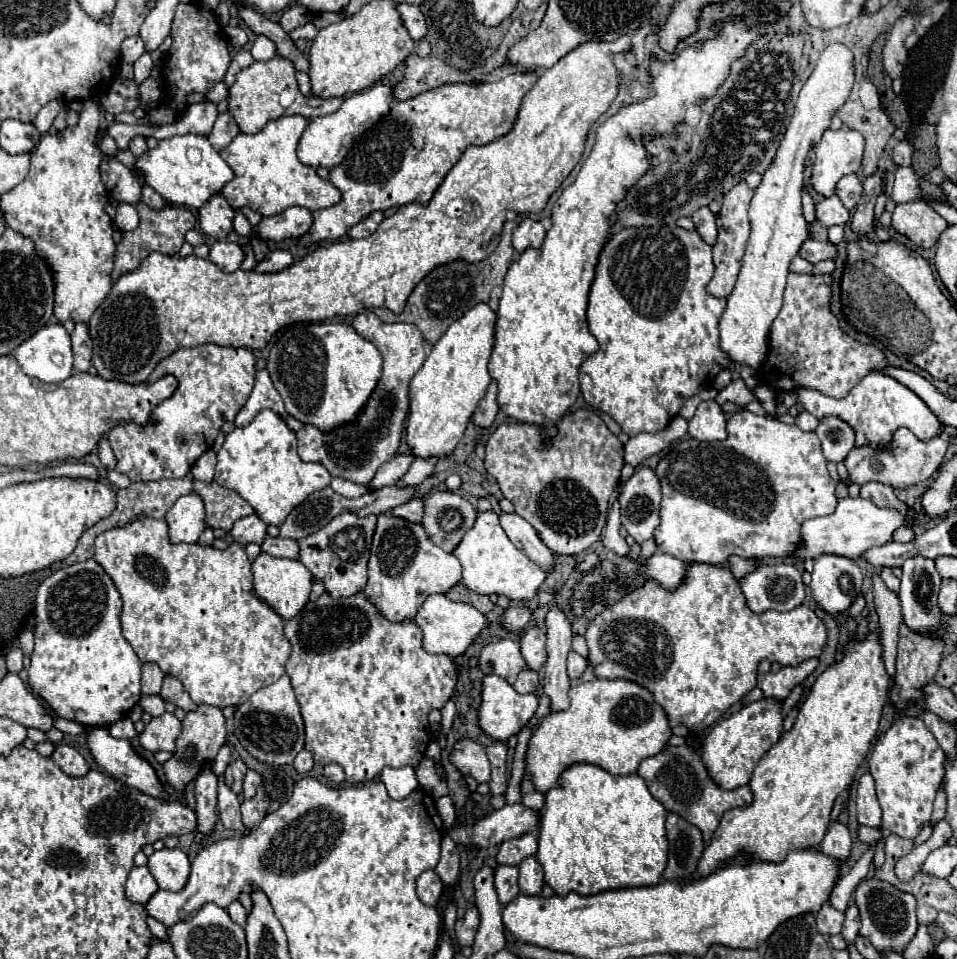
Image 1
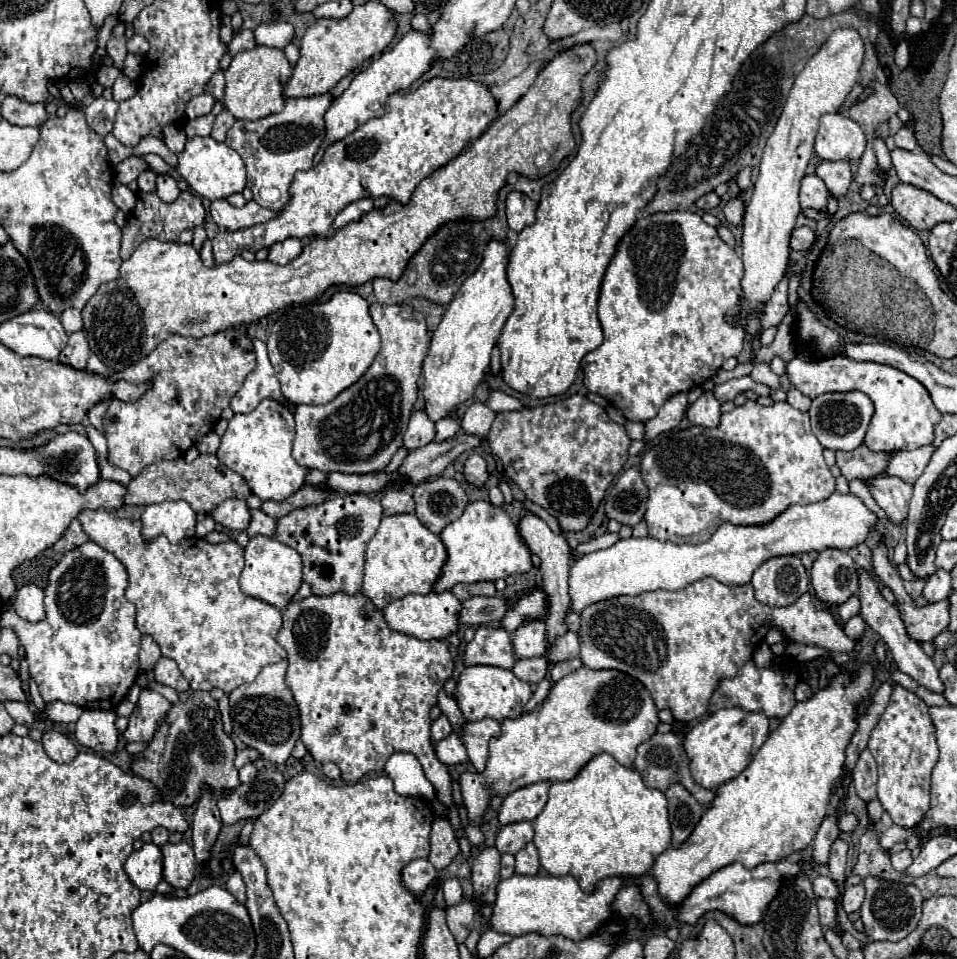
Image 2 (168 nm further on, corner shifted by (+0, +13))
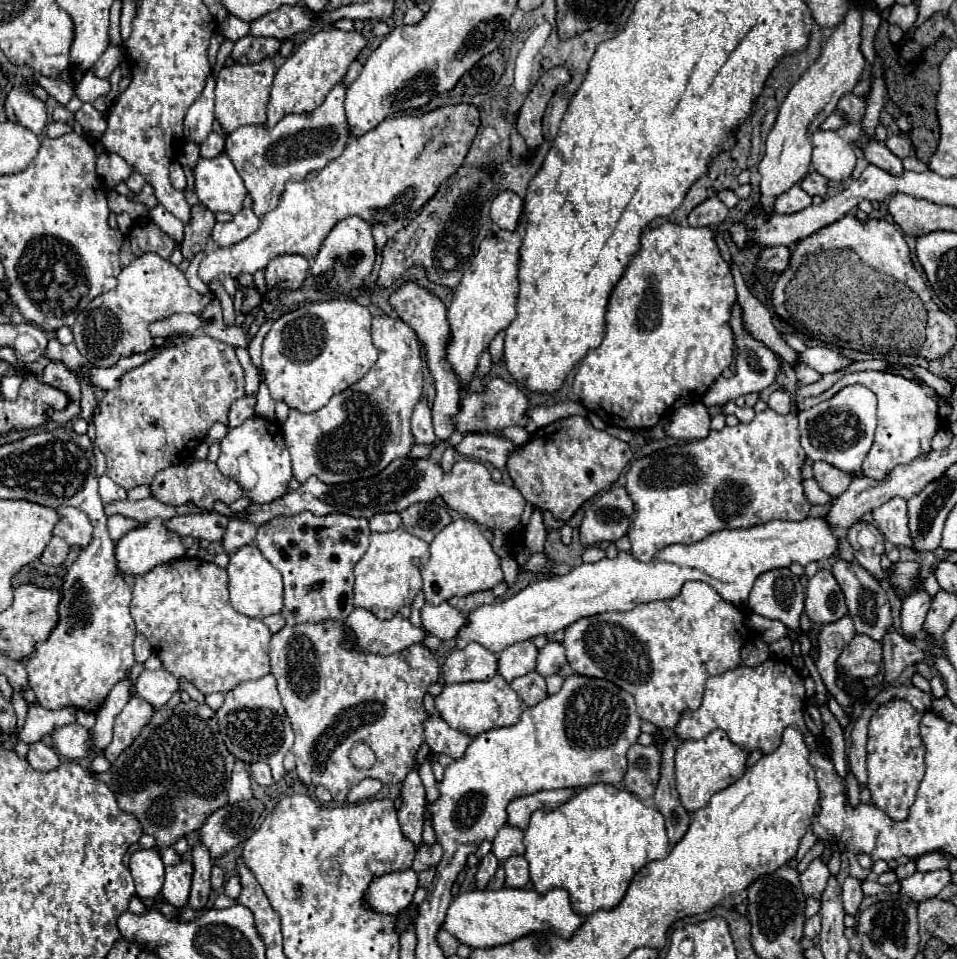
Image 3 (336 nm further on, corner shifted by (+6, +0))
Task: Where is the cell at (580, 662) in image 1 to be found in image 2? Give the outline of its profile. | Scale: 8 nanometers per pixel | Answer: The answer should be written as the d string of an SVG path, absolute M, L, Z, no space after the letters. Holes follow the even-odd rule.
M566 632L562 636L558 636L550 648L546 658L550 662L562 662L562 660L570 660L570 658L578 658L580 654L580 642L578 642L578 634L576 632Z

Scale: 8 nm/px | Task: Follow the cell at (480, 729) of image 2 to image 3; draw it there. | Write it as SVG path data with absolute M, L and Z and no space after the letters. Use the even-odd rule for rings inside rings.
M436 717L426 719L424 733L426 733L426 743L434 753L444 753L452 759L464 757L468 745L474 741L474 737L452 729L444 719Z

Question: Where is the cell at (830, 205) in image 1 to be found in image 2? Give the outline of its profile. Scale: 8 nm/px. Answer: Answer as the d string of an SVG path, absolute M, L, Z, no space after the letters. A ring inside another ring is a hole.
M804 176L800 186L800 206L802 208L826 208L828 188L818 180L818 176Z

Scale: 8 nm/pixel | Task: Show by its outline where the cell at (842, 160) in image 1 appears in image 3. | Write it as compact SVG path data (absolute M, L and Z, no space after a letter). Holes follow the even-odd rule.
M814 131L812 147L812 167L820 175L830 181L844 181L852 175L856 165L854 149L836 131Z

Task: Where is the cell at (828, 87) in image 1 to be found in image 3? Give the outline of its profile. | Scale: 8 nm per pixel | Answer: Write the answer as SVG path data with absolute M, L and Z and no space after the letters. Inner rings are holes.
M850 7L844 21L822 47L822 53L816 59L816 63L810 65L806 73L792 85L784 103L780 105L778 119L766 139L766 153L758 165L758 173L762 175L760 207L766 215L774 213L774 203L780 193L786 193L792 185L800 183L806 177L812 155L812 133L836 109L840 97L854 89L856 81L864 71L866 61L860 51L860 17L860 7Z

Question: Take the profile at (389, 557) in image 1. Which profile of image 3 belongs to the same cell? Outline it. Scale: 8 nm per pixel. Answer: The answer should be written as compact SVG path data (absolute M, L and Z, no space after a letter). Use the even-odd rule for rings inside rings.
M404 527L388 533L372 533L370 547L364 557L356 563L354 575L354 607L372 611L378 619L390 619L404 605L412 605L418 591L422 589L420 567L414 561L428 561L428 543L410 535Z

